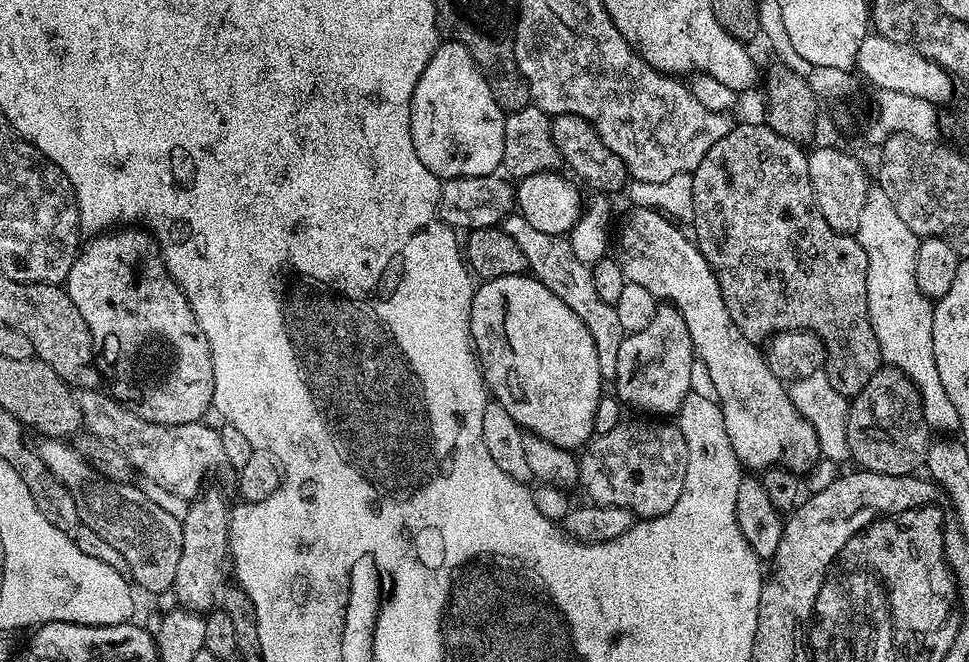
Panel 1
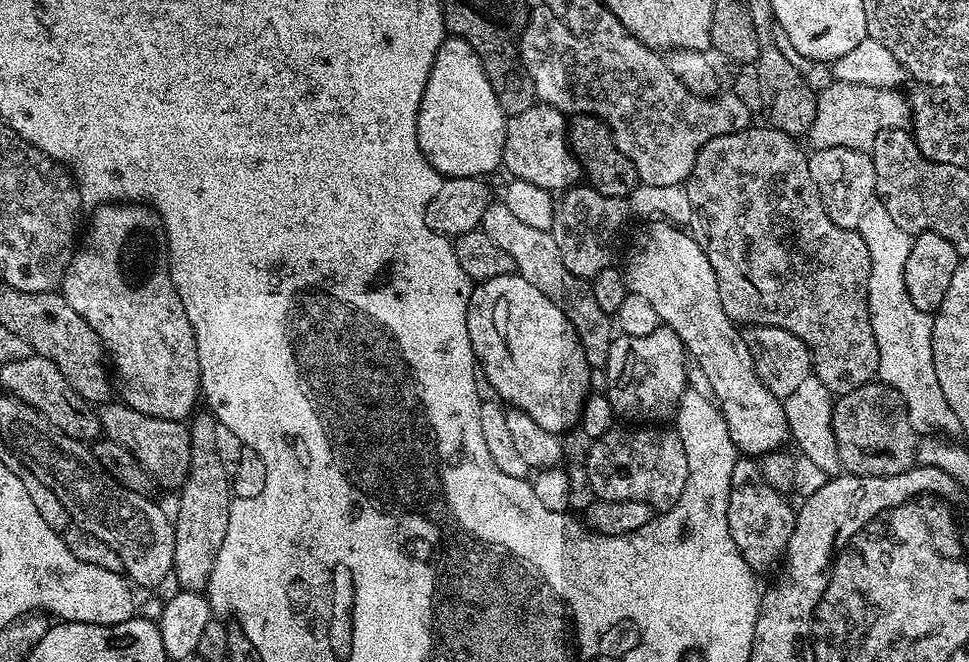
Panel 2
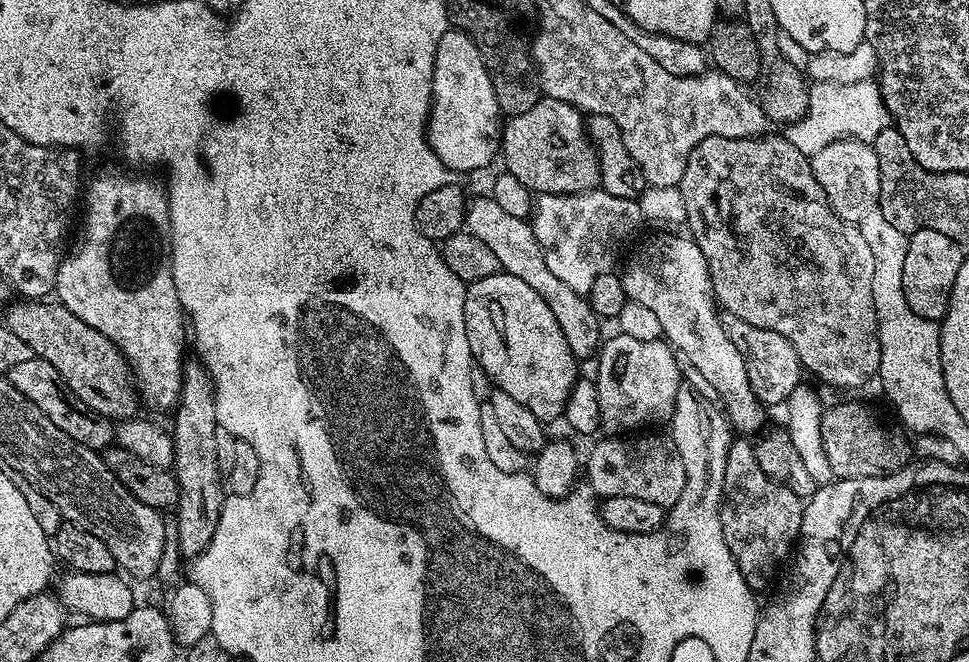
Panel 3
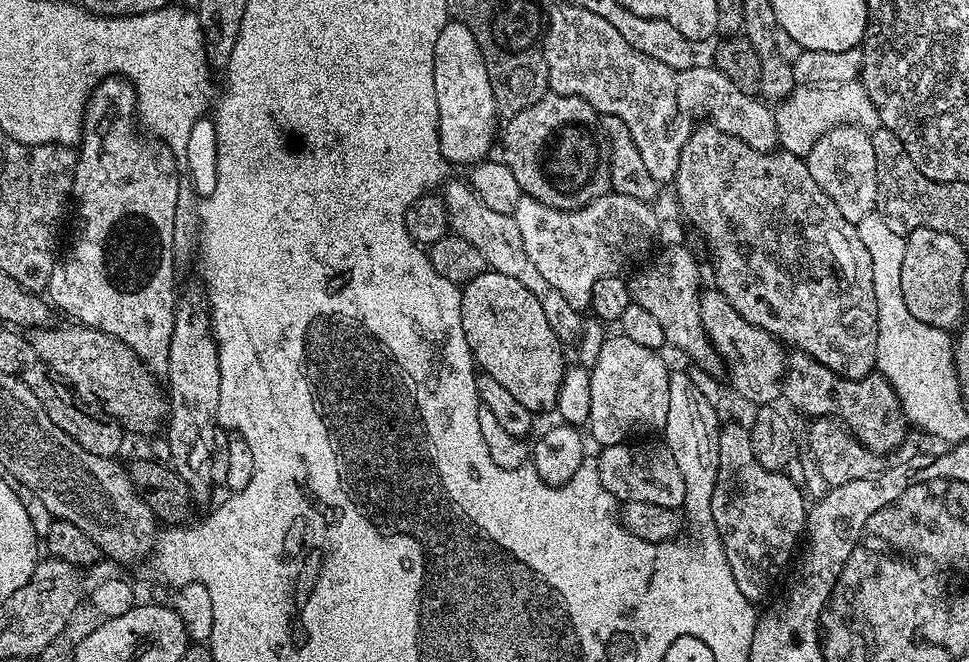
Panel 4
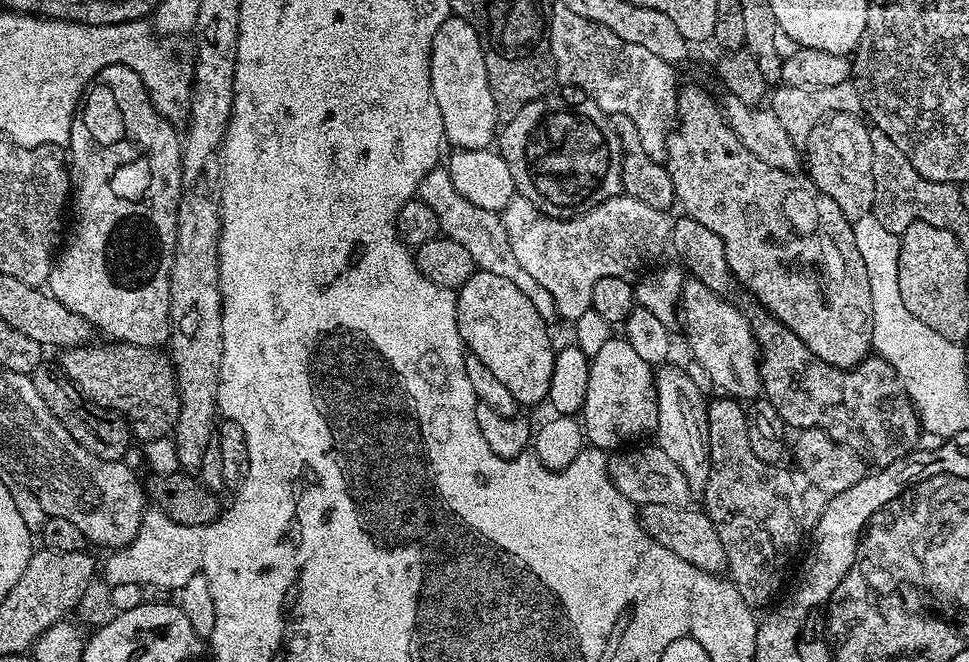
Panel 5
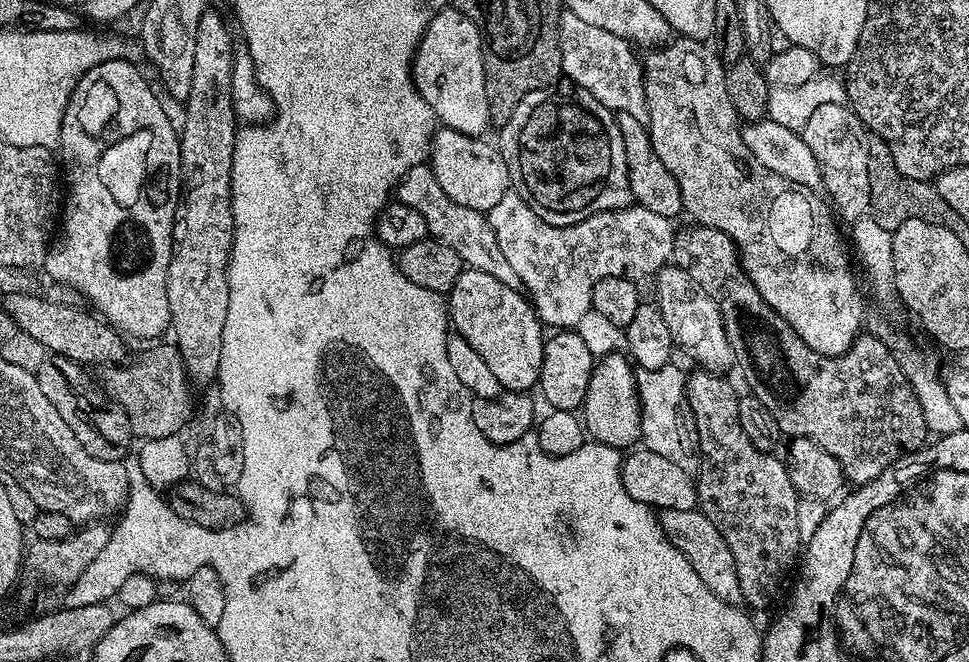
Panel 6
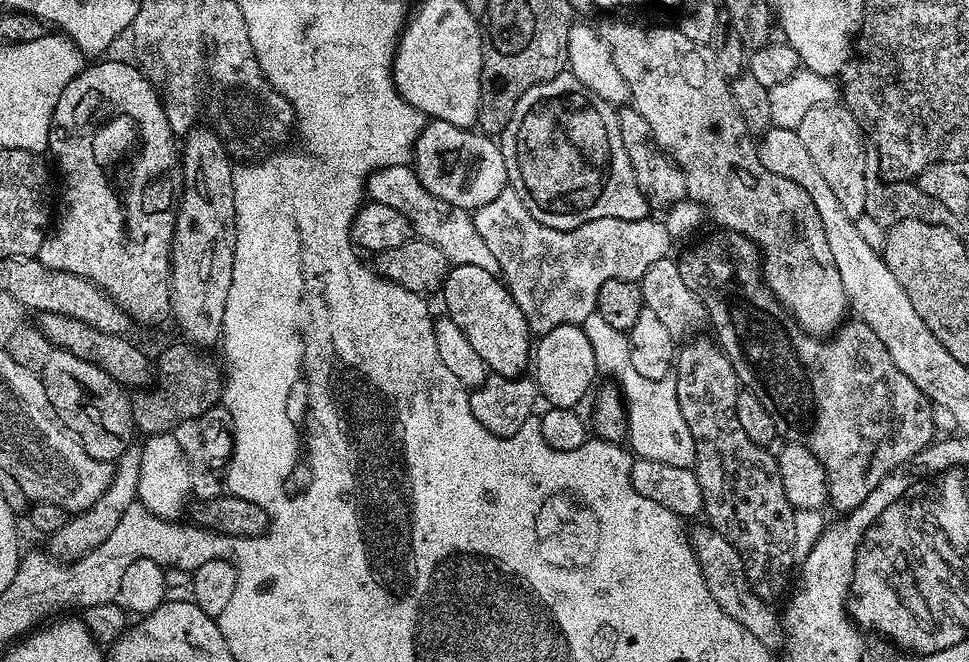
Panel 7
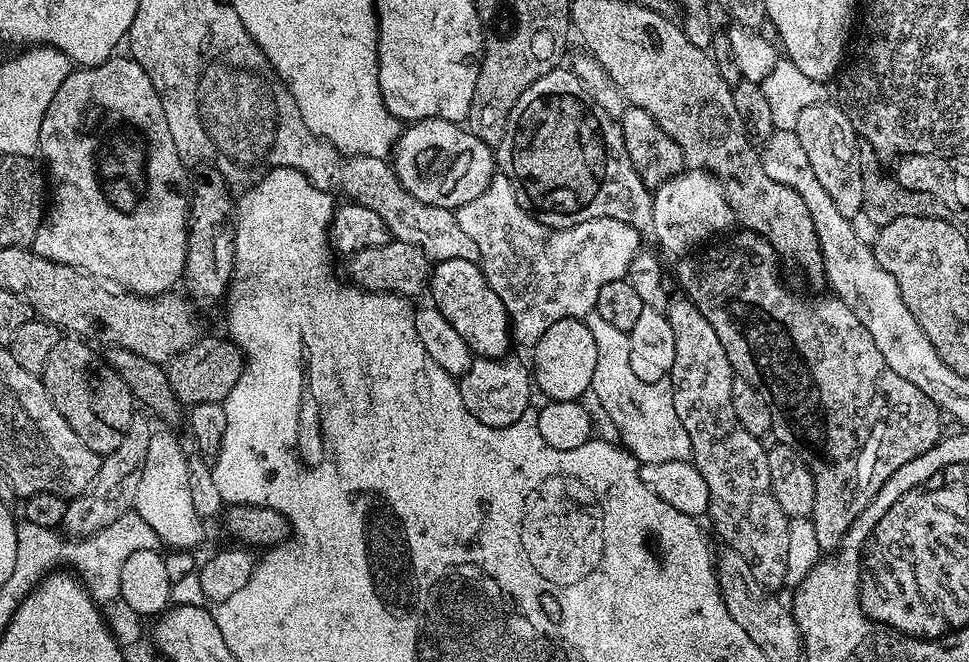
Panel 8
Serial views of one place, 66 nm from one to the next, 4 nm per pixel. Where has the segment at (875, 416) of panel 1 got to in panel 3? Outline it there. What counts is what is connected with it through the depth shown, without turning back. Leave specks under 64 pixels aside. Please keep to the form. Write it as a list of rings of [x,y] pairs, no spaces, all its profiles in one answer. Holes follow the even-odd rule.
[[[848,400],[845,404],[825,407],[821,414],[822,449],[826,461],[830,462],[836,480],[866,478],[867,476],[888,476],[897,472],[906,463],[904,444],[892,432],[883,432],[876,425],[872,412],[864,404]]]

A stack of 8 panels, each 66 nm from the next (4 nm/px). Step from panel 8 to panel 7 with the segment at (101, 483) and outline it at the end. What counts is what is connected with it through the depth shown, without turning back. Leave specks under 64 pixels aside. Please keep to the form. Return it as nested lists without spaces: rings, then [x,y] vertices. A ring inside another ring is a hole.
[[[133,446],[125,450],[119,460],[115,461],[112,485],[105,490],[102,498],[98,498],[98,502],[94,502],[94,506],[90,506],[85,512],[69,515],[66,526],[62,526],[62,530],[47,537],[46,551],[48,555],[57,557],[64,562],[71,562],[79,560],[90,550],[102,546],[102,542],[106,542],[106,538],[110,538],[114,526],[118,526],[122,514],[126,514],[126,510],[130,510],[130,506],[137,503],[138,470],[142,470],[142,454],[139,447]]]

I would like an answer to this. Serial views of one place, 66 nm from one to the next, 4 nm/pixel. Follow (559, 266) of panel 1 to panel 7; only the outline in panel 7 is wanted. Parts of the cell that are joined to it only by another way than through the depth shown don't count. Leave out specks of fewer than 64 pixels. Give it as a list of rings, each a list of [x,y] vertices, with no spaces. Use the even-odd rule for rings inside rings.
[[[408,164],[377,168],[366,181],[366,196],[371,203],[390,206],[398,210],[398,214],[407,216],[413,233],[419,239],[438,246],[438,250],[446,254],[449,265],[473,264],[482,266],[482,270],[497,271],[494,254],[490,254],[486,242],[482,242],[476,232],[469,209],[455,208],[450,206],[450,202],[442,202],[442,198],[434,198],[434,194],[430,194],[430,190],[422,186],[422,182]]]

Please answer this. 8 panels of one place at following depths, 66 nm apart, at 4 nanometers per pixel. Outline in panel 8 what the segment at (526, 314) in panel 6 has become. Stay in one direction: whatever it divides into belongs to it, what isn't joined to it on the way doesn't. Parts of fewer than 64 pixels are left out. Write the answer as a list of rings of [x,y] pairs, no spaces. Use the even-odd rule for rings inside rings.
[[[450,258],[439,261],[432,269],[431,292],[431,303],[442,314],[442,318],[446,318],[446,322],[450,322],[450,326],[454,326],[454,330],[458,330],[458,334],[462,334],[462,339],[471,346],[477,357],[486,360],[498,360],[509,355],[508,347],[513,347],[514,341],[512,323],[508,321],[508,311],[506,306],[502,306],[502,298],[498,298],[498,294],[494,294],[494,290],[490,290],[484,277],[484,270],[477,261],[466,258]]]

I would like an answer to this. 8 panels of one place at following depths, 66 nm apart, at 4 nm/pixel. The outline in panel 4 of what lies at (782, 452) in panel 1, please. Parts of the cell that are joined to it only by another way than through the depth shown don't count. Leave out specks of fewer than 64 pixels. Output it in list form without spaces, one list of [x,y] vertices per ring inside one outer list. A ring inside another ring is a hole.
[[[664,248],[636,277],[628,280],[632,303],[654,314],[655,320],[662,325],[662,334],[669,345],[673,344],[680,352],[689,356],[691,363],[700,367],[711,376],[719,377],[722,361],[716,348],[708,341],[702,326],[700,313],[700,268],[688,248]]]

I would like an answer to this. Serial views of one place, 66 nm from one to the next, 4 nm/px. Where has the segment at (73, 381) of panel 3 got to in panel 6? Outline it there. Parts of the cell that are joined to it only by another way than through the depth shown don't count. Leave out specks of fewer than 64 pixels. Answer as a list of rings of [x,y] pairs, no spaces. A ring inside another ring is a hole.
[[[172,342],[159,344],[145,347],[148,349],[137,360],[132,358],[119,366],[109,367],[102,379],[104,391],[126,410],[132,423],[132,435],[141,441],[180,436],[192,416],[194,388],[185,373],[180,349]]]

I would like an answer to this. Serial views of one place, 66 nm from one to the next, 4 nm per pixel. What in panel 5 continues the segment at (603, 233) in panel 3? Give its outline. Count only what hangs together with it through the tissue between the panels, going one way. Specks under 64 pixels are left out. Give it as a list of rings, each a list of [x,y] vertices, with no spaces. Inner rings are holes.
[[[517,194],[505,206],[502,219],[522,270],[550,293],[557,317],[565,316],[568,322],[590,311],[592,287],[598,278],[639,273],[647,260],[662,255],[670,244],[669,217],[654,210],[654,206],[646,206],[646,202],[623,194],[568,220],[542,214],[540,208]]]

